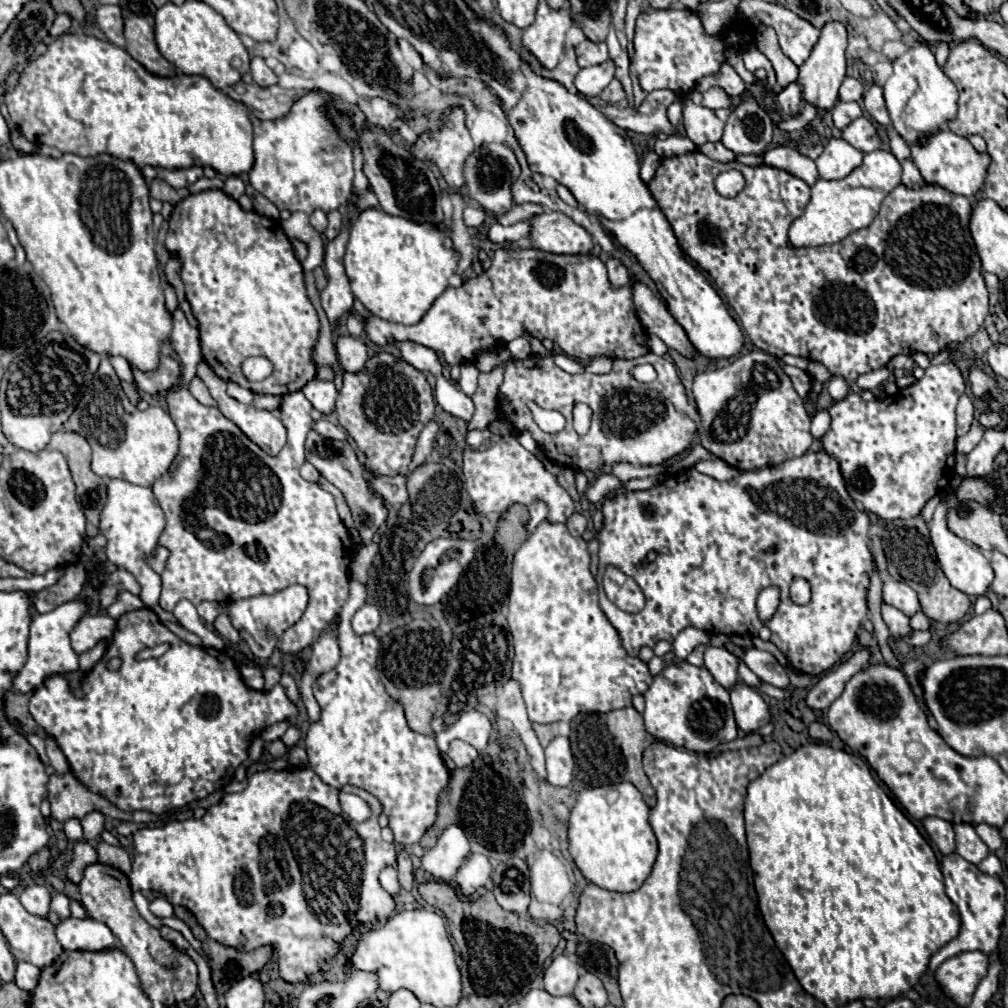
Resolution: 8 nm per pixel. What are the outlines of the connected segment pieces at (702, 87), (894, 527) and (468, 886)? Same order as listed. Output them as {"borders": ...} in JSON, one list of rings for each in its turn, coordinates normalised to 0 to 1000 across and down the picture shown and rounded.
{"borders":[[[[718,62],[710,73],[698,75],[698,77],[690,83],[690,89],[692,89],[692,91],[700,91],[700,89],[706,87],[706,85],[718,87],[718,91],[722,91],[722,95],[726,95],[726,97],[732,97],[732,95],[738,93],[738,89],[740,89],[738,79],[730,73],[730,69],[728,69],[722,62]]],[[[913,510],[907,512],[907,514],[901,514],[901,516],[891,516],[891,518],[879,520],[879,528],[875,532],[875,538],[877,538],[877,548],[879,548],[883,571],[899,577],[903,583],[907,583],[911,587],[915,607],[923,615],[929,615],[929,617],[935,617],[935,619],[948,619],[948,617],[958,613],[964,597],[956,587],[948,585],[940,577],[937,567],[933,565],[933,562],[929,558],[929,552],[927,552],[927,544],[923,540],[921,520],[917,518],[917,514]]],[[[466,847],[464,853],[460,855],[460,861],[452,867],[452,881],[460,889],[468,889],[474,881],[478,881],[486,871],[486,855],[478,847]]]]}

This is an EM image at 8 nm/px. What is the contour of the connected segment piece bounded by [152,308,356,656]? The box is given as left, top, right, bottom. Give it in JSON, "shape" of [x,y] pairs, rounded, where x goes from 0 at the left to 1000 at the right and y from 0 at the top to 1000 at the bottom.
{"shape":[[[175,306],[173,310],[171,343],[183,345],[177,349],[181,359],[181,379],[177,385],[171,385],[165,391],[167,409],[179,429],[179,448],[175,452],[173,466],[151,482],[153,492],[157,494],[165,510],[165,524],[159,532],[159,542],[165,542],[169,546],[165,565],[161,567],[161,589],[157,599],[163,605],[171,607],[173,601],[183,593],[190,599],[198,599],[202,595],[232,597],[256,589],[278,587],[280,583],[284,583],[284,579],[300,579],[306,583],[306,601],[298,617],[284,625],[276,639],[276,645],[280,649],[296,651],[302,643],[310,641],[323,623],[331,621],[331,613],[345,593],[345,562],[353,548],[353,542],[335,512],[329,490],[319,486],[312,478],[304,478],[296,468],[302,460],[302,437],[310,423],[310,401],[304,397],[300,387],[282,393],[278,409],[280,413],[284,413],[286,440],[276,452],[270,454],[262,450],[250,437],[246,437],[246,433],[242,433],[234,421],[222,415],[216,405],[200,403],[188,391],[187,381],[194,373],[194,363],[200,355],[200,349],[196,325],[187,321],[179,306]]]}

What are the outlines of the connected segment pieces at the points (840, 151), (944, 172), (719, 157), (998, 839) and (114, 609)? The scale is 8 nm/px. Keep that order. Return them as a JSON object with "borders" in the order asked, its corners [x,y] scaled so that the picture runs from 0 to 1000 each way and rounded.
{"borders":[[[[825,137],[817,145],[817,151],[810,157],[810,167],[813,171],[813,177],[817,179],[833,179],[853,163],[855,151],[851,151],[837,137]]],[[[935,127],[927,135],[923,135],[919,141],[905,145],[905,161],[911,165],[911,169],[919,181],[931,183],[946,192],[964,196],[974,187],[974,183],[978,179],[982,155],[980,155],[980,151],[970,151],[960,141],[960,137],[950,135],[950,133],[942,131],[940,127]]],[[[700,141],[700,143],[692,145],[692,149],[694,149],[696,153],[700,153],[702,157],[710,159],[710,161],[724,161],[724,159],[730,157],[730,153],[724,151],[722,147],[718,147],[716,141]]],[[[970,817],[968,819],[968,825],[970,825],[970,829],[978,835],[978,839],[982,841],[982,845],[988,845],[990,841],[992,841],[992,837],[994,837],[994,829],[992,829],[992,823],[990,821],[984,821],[982,817]]],[[[119,587],[115,599],[111,599],[111,601],[107,603],[107,609],[117,615],[121,609],[131,607],[131,605],[139,605],[141,601],[143,601],[143,597],[141,597],[137,591],[131,591],[129,587]]]]}

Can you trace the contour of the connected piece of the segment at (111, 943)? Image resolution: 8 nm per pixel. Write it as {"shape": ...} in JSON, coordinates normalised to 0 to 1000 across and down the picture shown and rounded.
{"shape":[[[73,909],[63,911],[56,917],[56,929],[63,942],[87,942],[101,944],[117,940],[117,933],[105,917],[99,917],[91,911],[77,913]]]}

